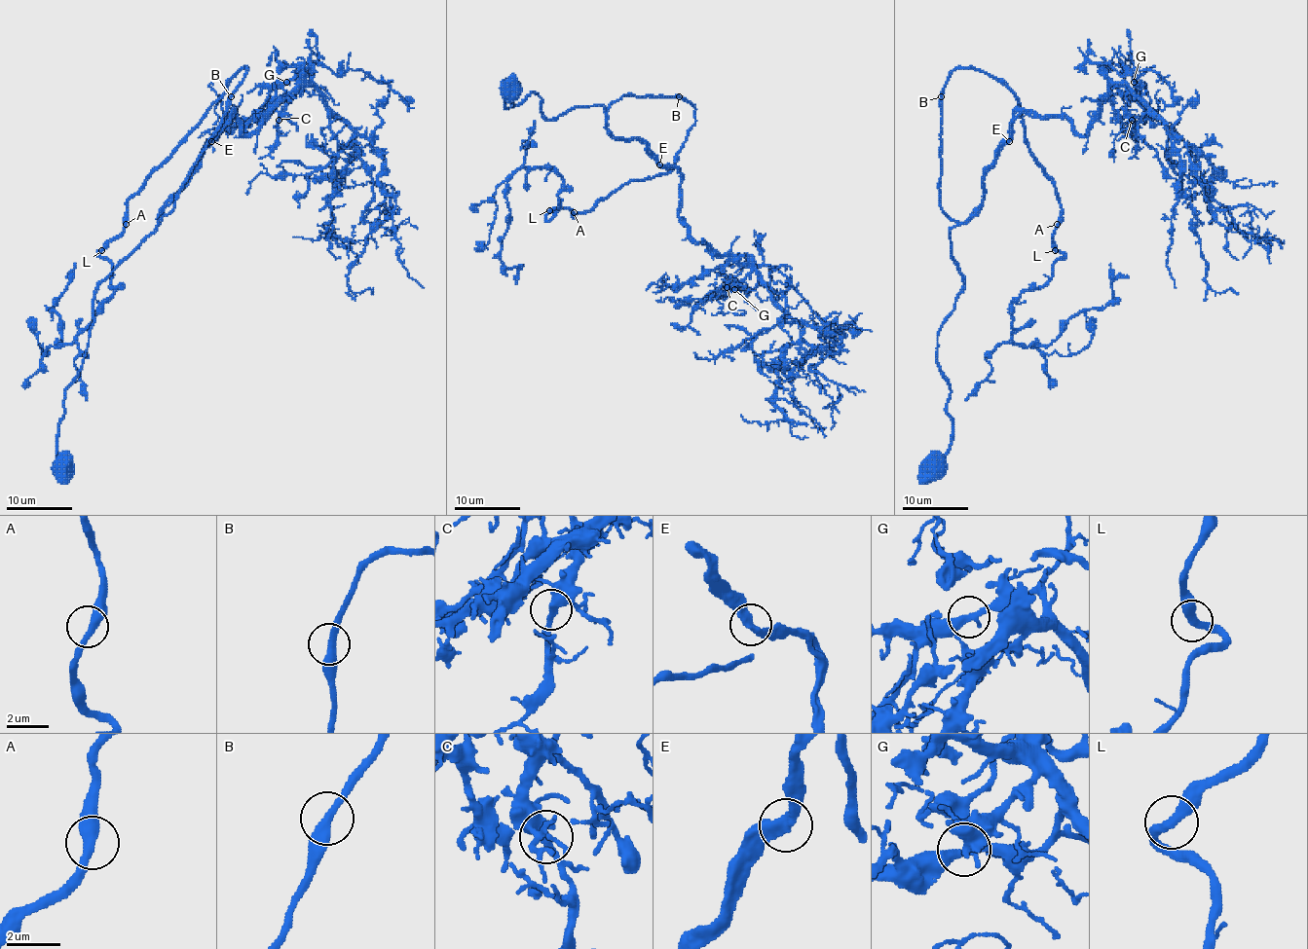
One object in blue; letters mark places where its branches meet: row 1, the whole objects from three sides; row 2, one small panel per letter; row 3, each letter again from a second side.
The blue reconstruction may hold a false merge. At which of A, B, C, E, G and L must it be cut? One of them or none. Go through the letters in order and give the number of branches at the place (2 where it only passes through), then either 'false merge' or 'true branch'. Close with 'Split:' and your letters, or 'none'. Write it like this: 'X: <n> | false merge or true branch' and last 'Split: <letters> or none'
A: 2 | true branch
B: 2 | true branch
C: 2 | true branch
E: 2 | true branch
G: 2 | true branch
L: 2 | true branch
Split: none

